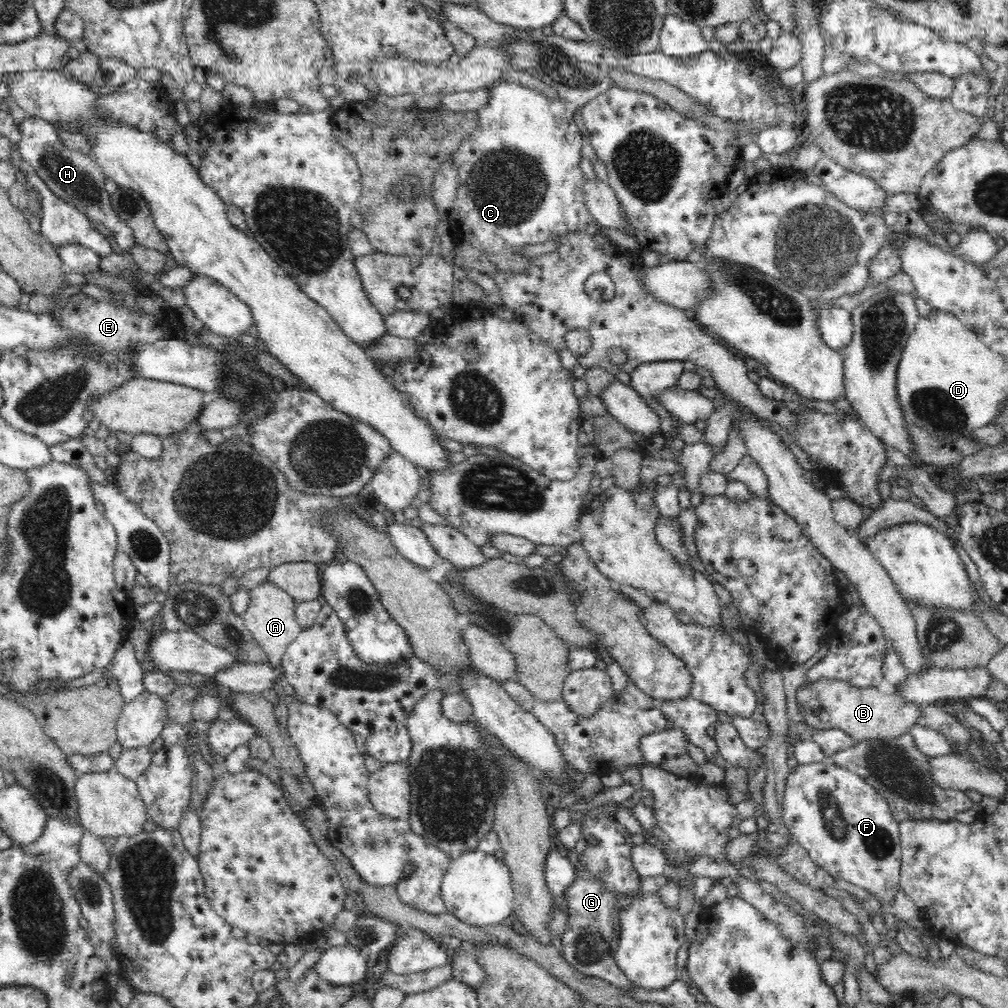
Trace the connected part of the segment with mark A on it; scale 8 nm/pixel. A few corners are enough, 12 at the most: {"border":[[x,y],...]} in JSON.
{"border":[[266,583],[250,591],[244,625],[276,671],[301,634],[297,603]]}

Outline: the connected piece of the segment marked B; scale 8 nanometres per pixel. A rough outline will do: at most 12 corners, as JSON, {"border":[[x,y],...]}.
{"border":[[822,678],[798,688],[804,721],[856,745],[909,732],[920,706]]}

